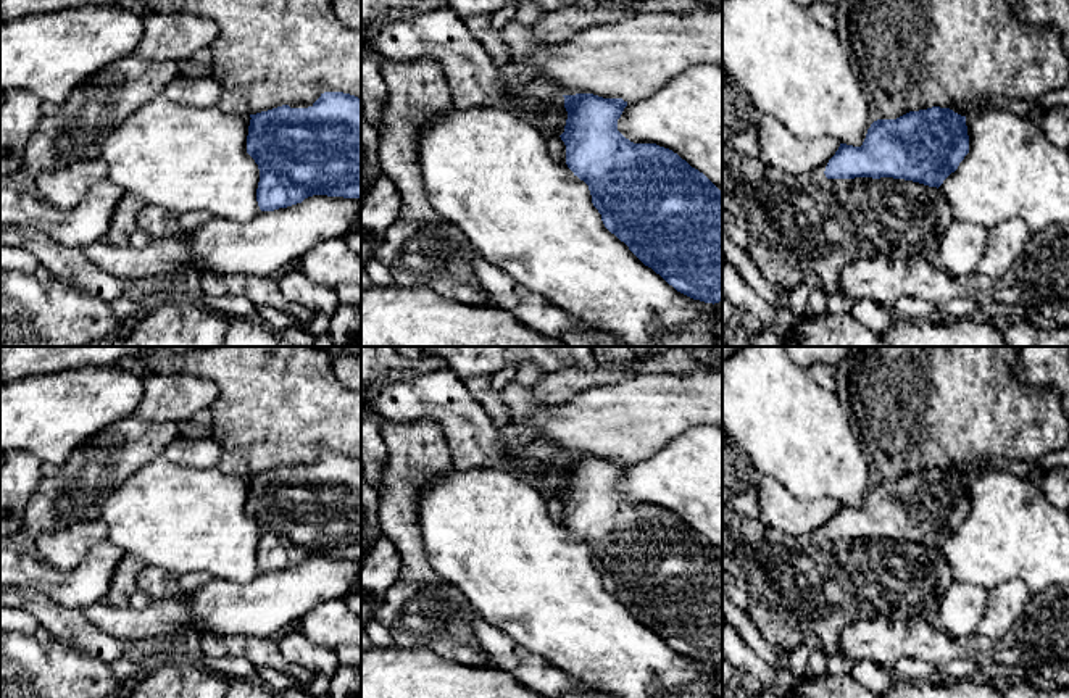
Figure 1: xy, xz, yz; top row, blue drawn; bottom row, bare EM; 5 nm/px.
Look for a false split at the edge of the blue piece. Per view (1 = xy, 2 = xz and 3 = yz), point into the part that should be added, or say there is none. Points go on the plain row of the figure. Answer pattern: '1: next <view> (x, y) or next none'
1: next none
2: next none
3: next none

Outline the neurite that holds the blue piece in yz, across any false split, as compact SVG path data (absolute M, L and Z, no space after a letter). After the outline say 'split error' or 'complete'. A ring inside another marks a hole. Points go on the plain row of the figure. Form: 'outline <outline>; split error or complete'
outline M932 467L909 472L896 480L877 480L861 508L840 505L826 527L827 540L893 538L940 548L969 514L966 477L950 469Z; complete

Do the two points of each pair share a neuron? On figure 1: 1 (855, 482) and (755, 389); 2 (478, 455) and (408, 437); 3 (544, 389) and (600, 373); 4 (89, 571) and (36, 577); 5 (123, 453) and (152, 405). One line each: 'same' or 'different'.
1: same
2: different
3: same
4: same
5: different

